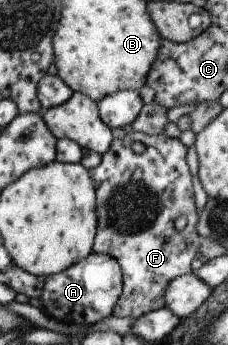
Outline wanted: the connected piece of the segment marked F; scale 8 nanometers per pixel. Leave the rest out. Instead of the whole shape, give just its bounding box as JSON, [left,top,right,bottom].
[87,131,201,319]

